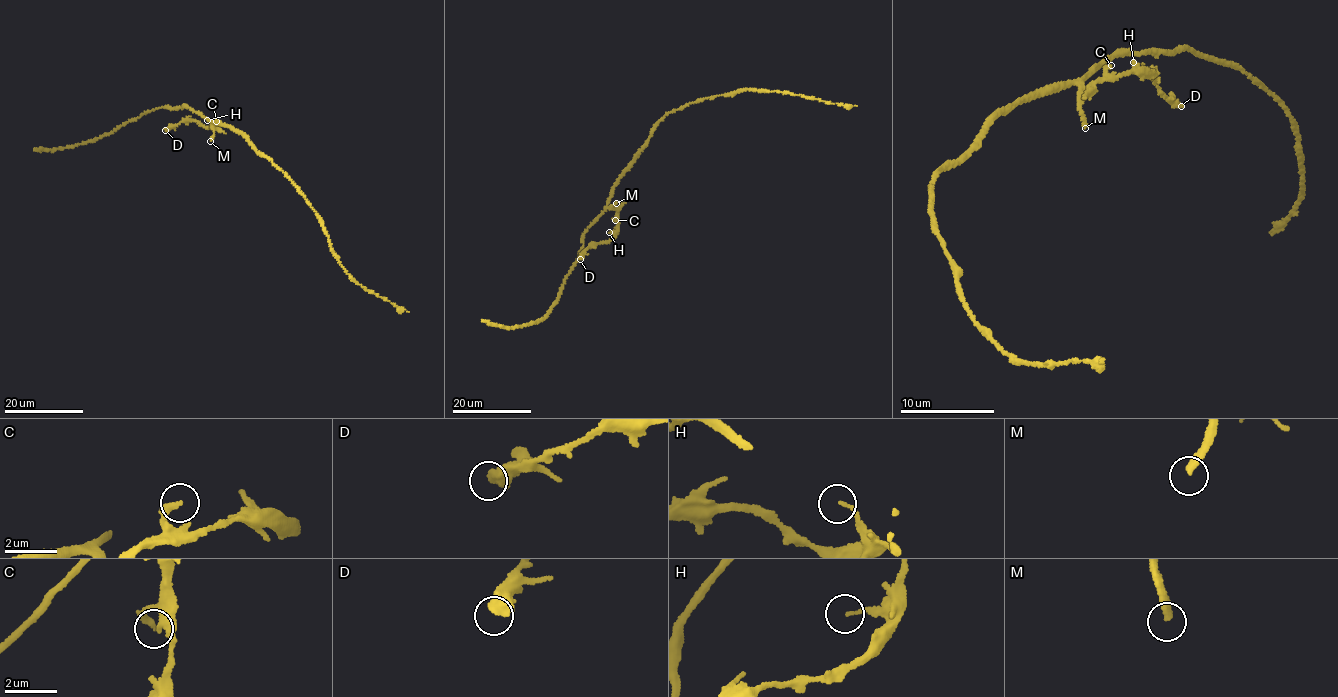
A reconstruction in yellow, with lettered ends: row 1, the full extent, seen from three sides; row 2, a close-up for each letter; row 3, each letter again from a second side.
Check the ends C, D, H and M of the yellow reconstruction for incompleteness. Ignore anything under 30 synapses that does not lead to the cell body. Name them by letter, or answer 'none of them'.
M

